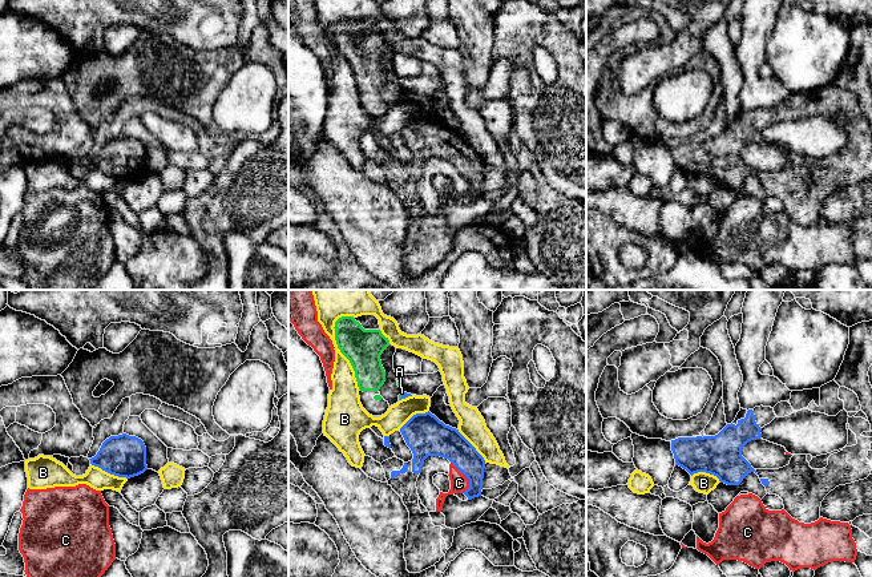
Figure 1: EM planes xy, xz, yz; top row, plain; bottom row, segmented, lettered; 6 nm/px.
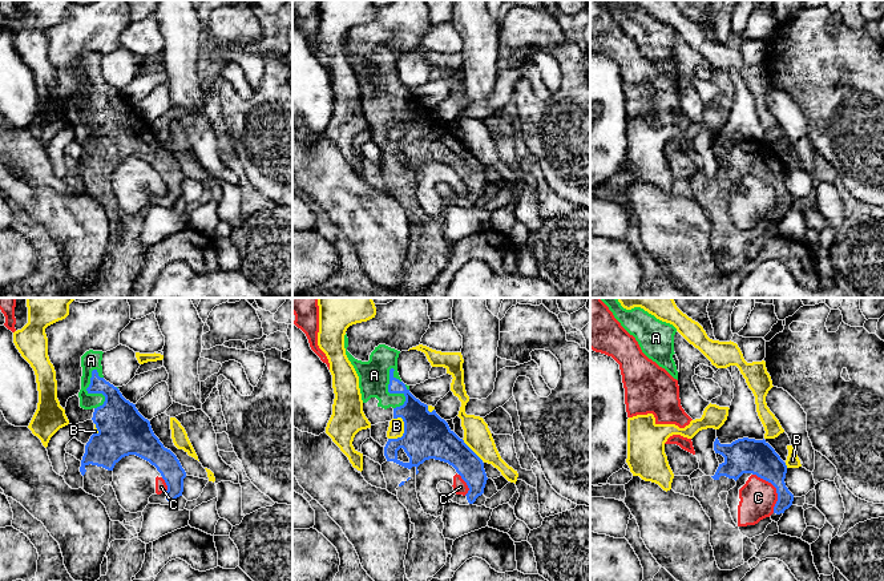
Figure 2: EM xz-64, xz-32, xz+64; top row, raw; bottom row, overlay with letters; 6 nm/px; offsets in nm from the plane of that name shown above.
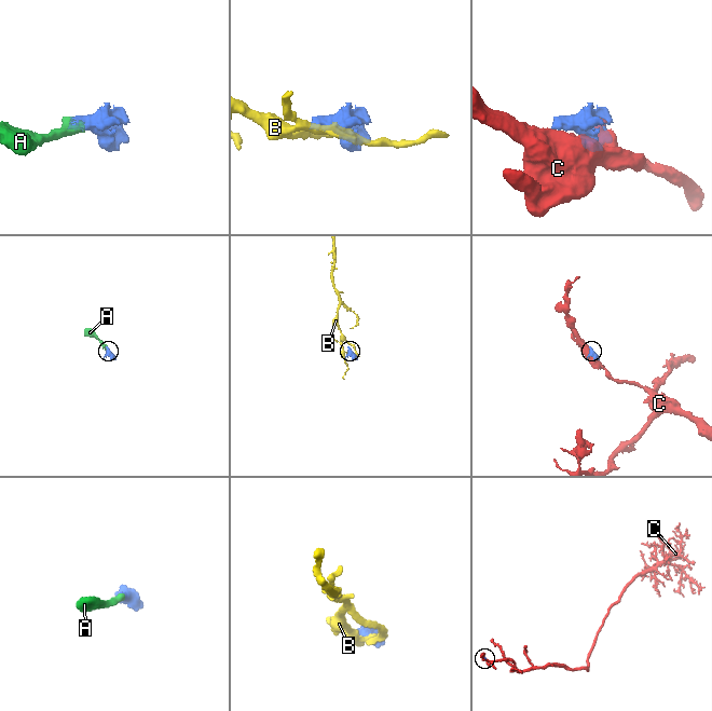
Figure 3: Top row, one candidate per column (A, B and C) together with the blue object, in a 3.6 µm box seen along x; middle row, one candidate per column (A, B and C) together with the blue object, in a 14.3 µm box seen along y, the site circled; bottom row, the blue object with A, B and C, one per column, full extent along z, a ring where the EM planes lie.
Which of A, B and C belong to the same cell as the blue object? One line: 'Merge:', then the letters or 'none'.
Merge: A

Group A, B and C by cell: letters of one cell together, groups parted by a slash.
A / B / C

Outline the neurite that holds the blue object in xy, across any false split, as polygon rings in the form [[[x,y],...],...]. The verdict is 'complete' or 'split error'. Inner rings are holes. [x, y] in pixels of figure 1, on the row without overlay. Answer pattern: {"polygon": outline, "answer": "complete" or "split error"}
{"polygon": [[[126,136],[106,141],[90,166],[118,179],[134,179],[148,172],[146,149],[136,138]]], "answer": "complete"}

